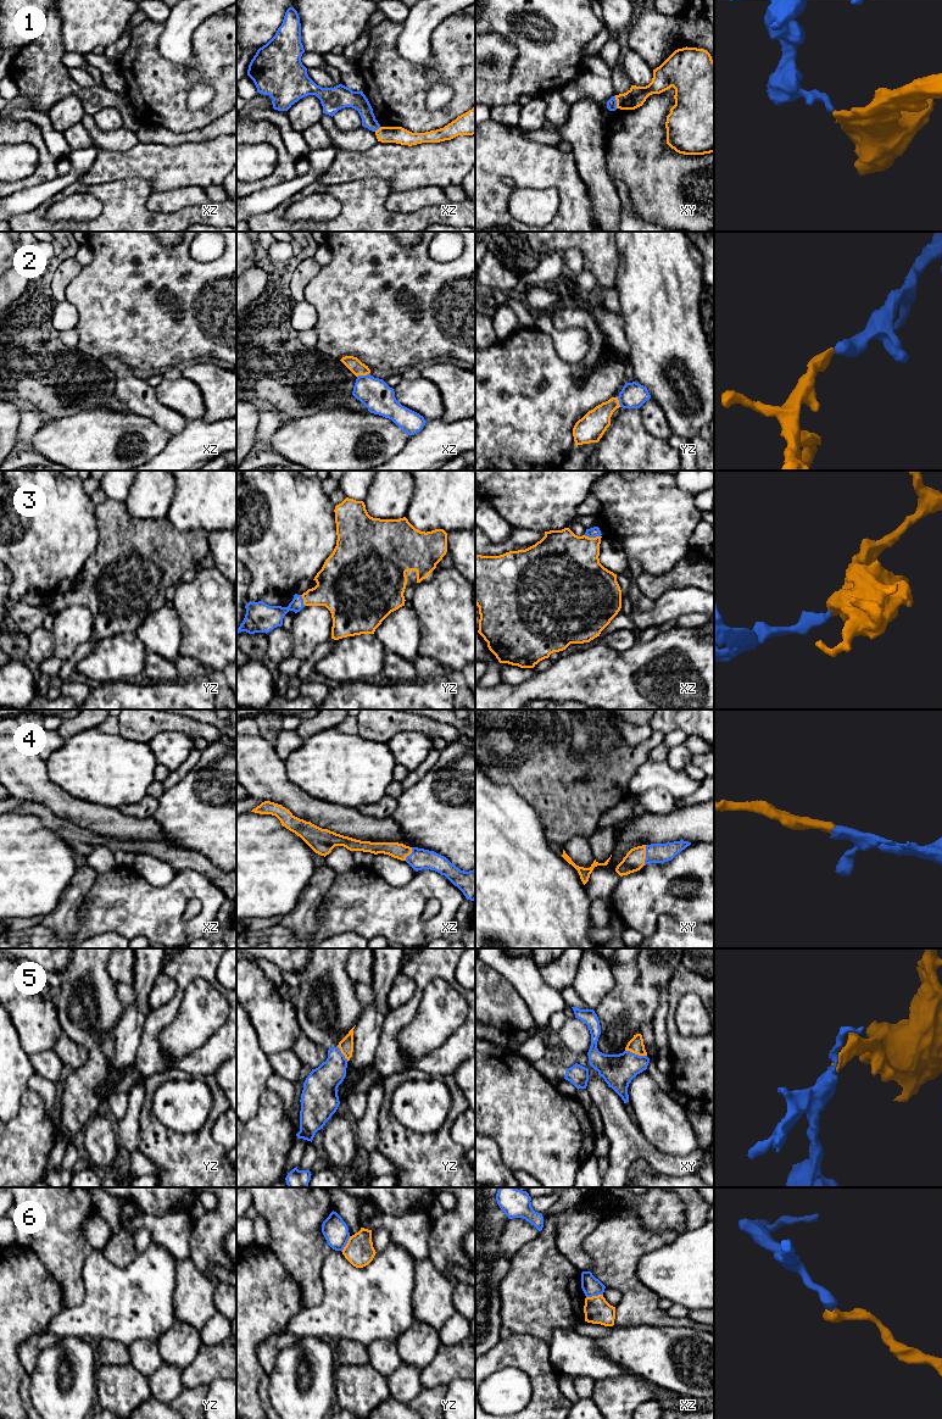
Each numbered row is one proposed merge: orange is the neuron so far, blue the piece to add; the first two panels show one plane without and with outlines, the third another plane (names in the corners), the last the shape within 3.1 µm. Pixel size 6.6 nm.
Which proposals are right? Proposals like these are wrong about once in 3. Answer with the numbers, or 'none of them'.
2, 3, 4, 5

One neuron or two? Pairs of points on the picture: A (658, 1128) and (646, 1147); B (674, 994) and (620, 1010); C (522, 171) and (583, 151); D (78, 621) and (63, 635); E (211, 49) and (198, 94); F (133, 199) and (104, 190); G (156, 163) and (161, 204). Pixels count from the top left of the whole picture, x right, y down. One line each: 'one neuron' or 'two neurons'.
A: two neurons
B: two neurons
C: two neurons
D: one neuron
E: two neurons
F: one neuron
G: two neurons

